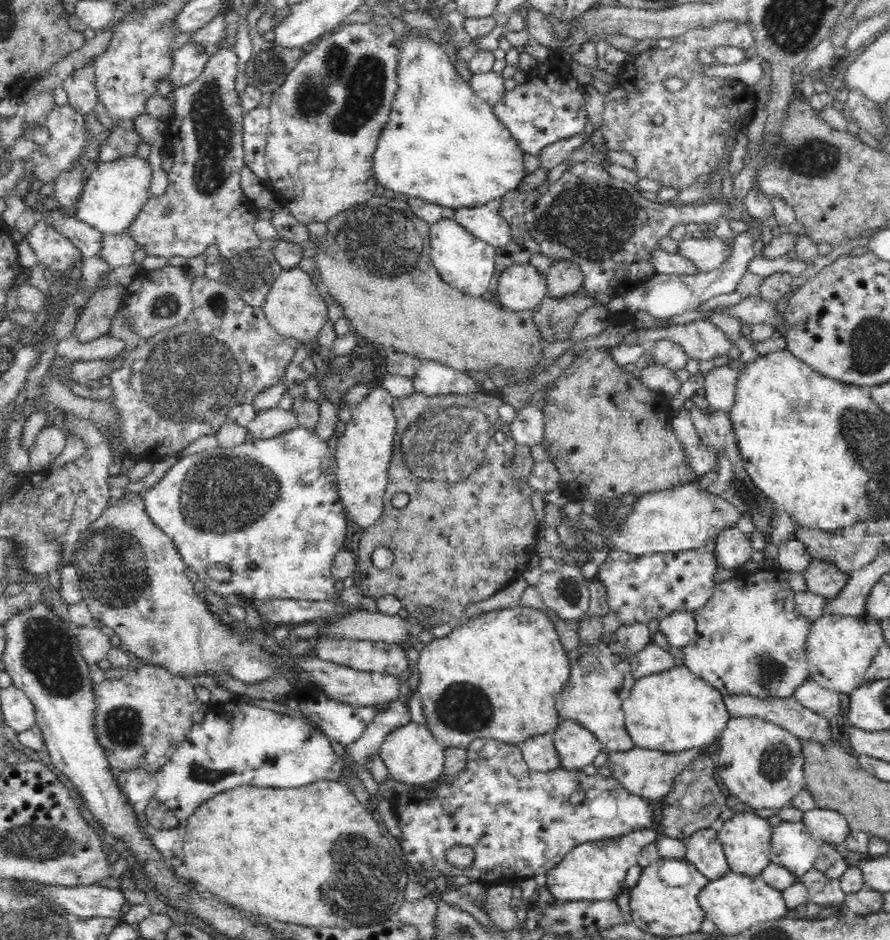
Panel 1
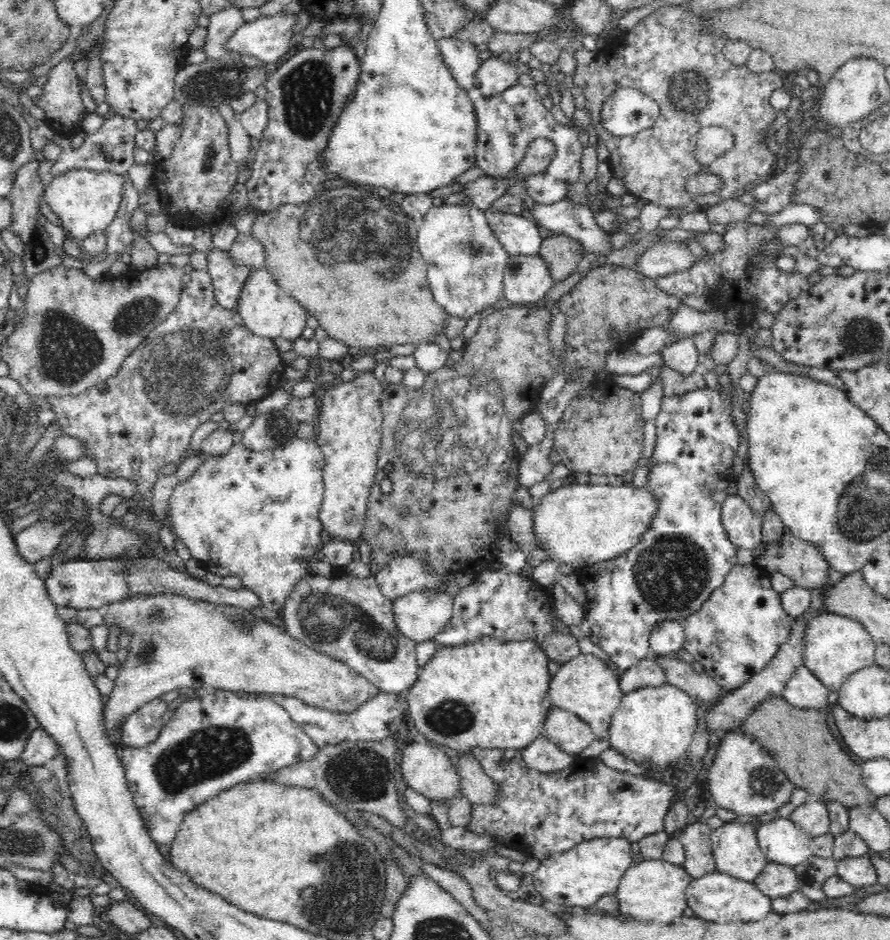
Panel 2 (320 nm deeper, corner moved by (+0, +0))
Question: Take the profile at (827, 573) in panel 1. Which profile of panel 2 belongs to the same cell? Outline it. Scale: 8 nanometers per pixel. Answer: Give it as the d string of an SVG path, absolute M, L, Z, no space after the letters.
M787 528L780 543L763 546L762 556L755 561L755 564L770 574L779 572L786 575L799 588L823 588L822 586L826 586L830 580L831 567L825 555L814 544L793 536Z

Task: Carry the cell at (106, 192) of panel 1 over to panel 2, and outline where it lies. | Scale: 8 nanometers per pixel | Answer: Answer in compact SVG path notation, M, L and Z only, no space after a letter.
M88 169L69 170L56 176L45 187L44 199L52 212L60 218L65 236L72 240L82 240L110 226L120 210L128 180L127 174Z

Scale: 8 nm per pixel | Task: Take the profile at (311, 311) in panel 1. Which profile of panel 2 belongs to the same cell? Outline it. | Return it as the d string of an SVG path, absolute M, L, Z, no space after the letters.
M266 268L252 272L250 280L246 282L246 286L240 294L236 310L256 336L272 339L284 338L290 341L302 337L302 332L307 327L306 320L310 315L298 299L294 299L284 287L278 285L274 274Z

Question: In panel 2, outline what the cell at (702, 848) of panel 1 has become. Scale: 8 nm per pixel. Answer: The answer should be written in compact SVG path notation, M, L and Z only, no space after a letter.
M695 820L689 822L676 834L685 850L682 865L694 879L717 872L711 843L712 833L713 830L710 826Z

